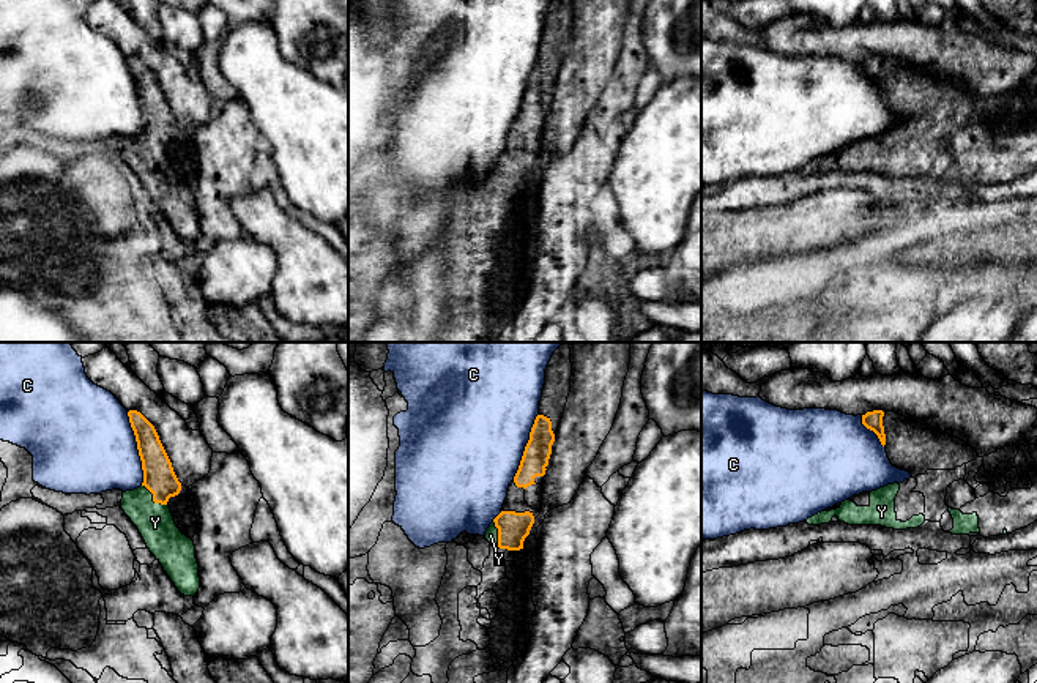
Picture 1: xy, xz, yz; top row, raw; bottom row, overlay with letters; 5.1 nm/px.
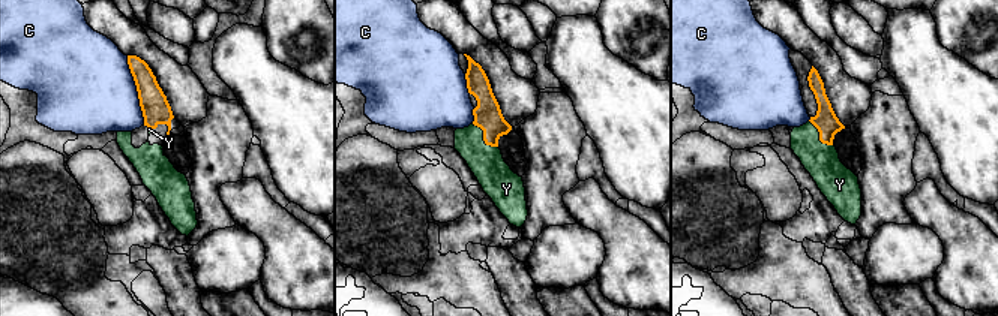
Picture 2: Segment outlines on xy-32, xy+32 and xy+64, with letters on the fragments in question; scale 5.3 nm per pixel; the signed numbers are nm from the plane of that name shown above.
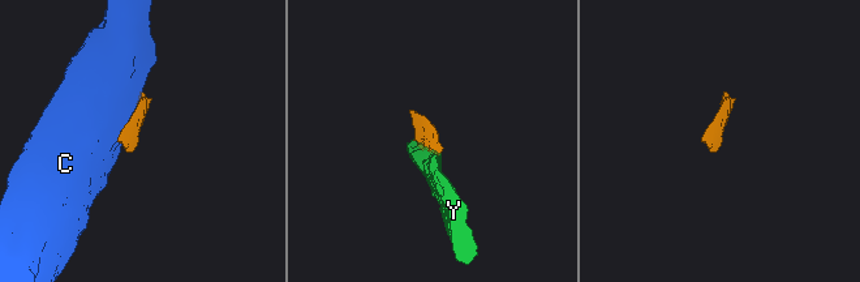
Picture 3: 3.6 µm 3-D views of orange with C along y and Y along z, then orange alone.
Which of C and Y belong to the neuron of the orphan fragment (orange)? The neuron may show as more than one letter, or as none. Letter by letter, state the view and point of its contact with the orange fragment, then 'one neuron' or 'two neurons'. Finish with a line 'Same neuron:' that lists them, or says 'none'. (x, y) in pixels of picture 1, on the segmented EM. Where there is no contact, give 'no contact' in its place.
C: meets orange in xy at (137, 448); two neurons
Y: meets orange in xy at (153, 499); one neuron
Same neuron: Y

